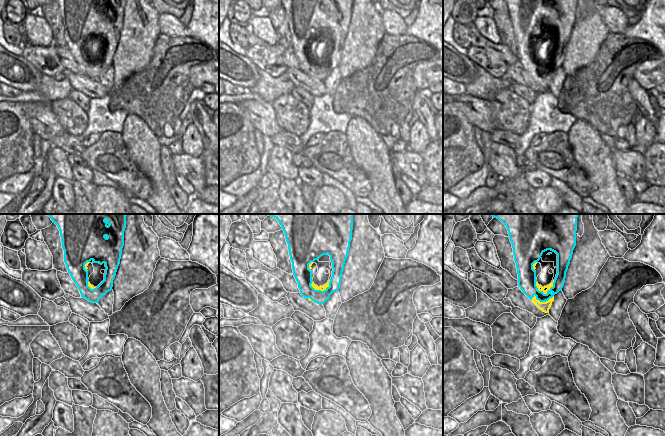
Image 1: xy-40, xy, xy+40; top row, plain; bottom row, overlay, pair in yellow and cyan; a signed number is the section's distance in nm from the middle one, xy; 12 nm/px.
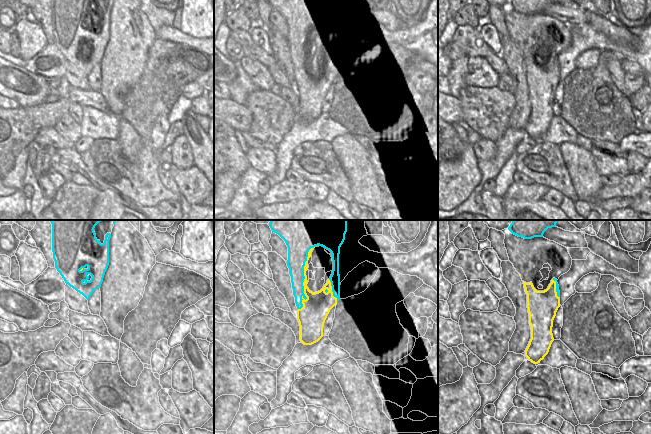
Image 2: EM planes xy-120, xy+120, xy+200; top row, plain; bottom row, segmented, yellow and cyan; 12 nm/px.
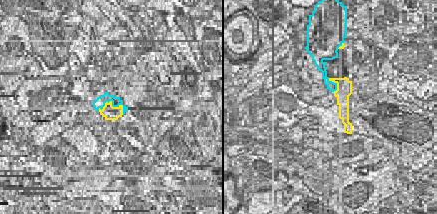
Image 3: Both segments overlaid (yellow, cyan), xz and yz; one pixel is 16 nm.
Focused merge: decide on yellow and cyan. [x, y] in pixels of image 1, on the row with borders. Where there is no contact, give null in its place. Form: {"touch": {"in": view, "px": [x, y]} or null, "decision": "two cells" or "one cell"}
{"touch": {"in": "xy+40", "px": [546, 292]}, "decision": "one cell"}

